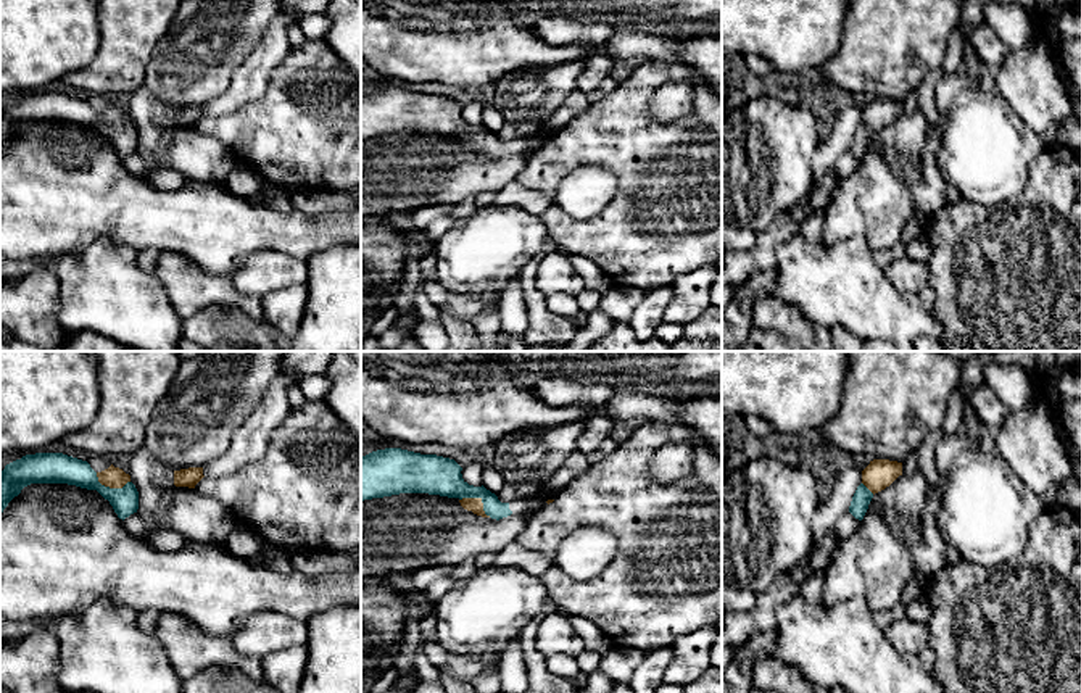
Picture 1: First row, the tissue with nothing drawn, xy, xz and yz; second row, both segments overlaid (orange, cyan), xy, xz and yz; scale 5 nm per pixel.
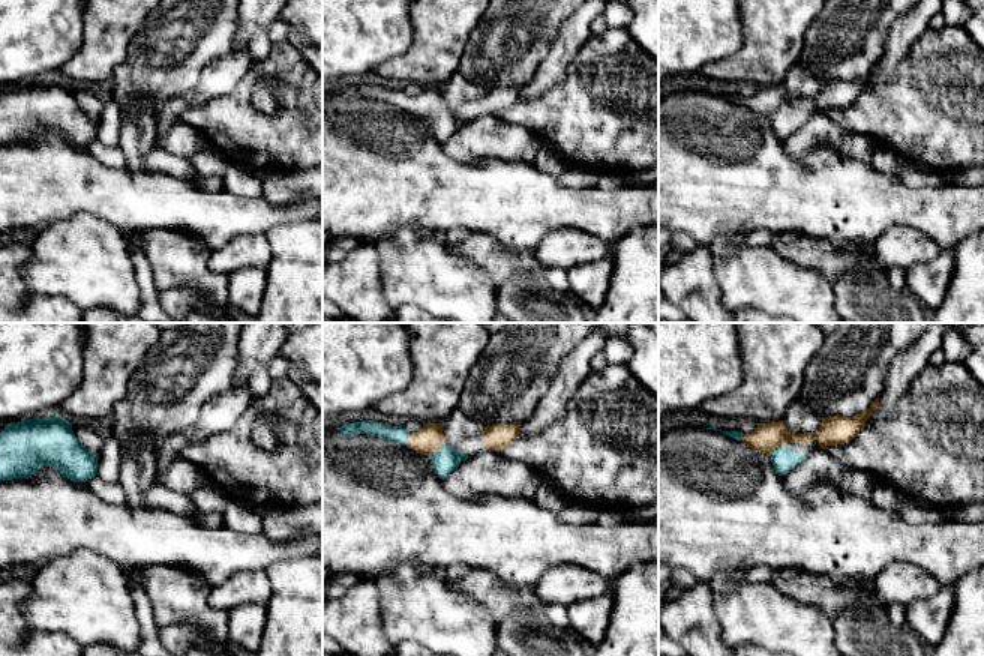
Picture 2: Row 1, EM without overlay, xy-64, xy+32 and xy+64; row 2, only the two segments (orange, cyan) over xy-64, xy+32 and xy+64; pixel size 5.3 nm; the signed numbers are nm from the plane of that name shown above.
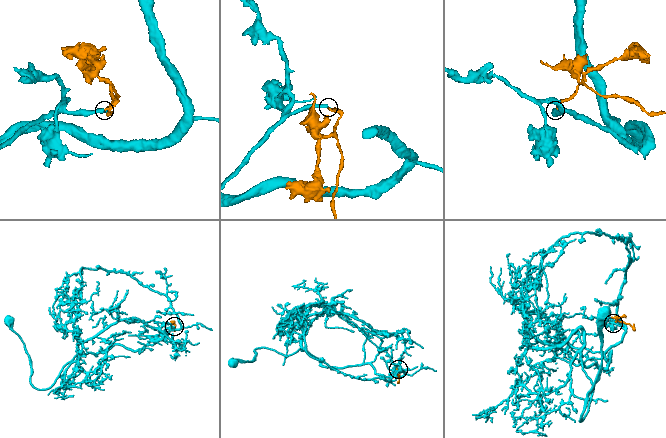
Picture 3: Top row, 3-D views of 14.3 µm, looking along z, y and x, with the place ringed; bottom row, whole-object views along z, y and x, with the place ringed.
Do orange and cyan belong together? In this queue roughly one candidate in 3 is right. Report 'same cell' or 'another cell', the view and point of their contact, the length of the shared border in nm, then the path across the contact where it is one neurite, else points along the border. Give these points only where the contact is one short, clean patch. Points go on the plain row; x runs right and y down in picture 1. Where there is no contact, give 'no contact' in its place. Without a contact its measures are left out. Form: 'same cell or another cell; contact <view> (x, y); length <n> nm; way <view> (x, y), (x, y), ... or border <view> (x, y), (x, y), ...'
same cell; contact xz (479, 137); length 180 nm; way xz (474, 144), (479, 137), (471, 137), (435, 113)

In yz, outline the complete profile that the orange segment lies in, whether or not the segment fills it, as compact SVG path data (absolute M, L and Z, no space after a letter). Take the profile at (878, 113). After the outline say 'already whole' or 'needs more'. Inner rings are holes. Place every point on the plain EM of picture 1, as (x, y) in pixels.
M873 98L862 110L862 122L857 126L849 151L862 160L875 132L889 126L902 114L902 102L889 98Z | needs more

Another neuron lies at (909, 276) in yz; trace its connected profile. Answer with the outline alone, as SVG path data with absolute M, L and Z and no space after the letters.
M907 256L894 259L884 274L904 293L918 293L918 290L928 285L928 264L923 261L913 261Z

